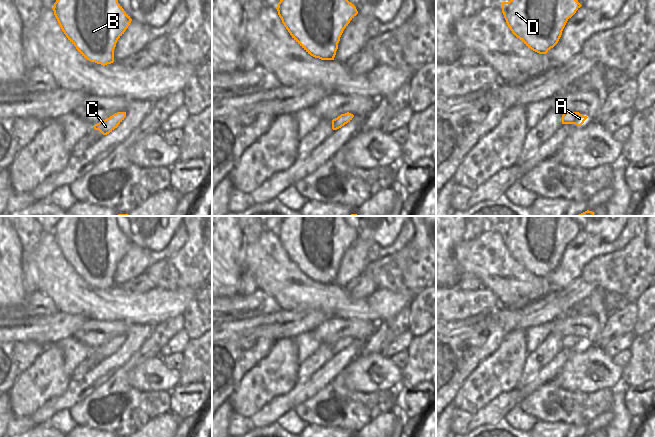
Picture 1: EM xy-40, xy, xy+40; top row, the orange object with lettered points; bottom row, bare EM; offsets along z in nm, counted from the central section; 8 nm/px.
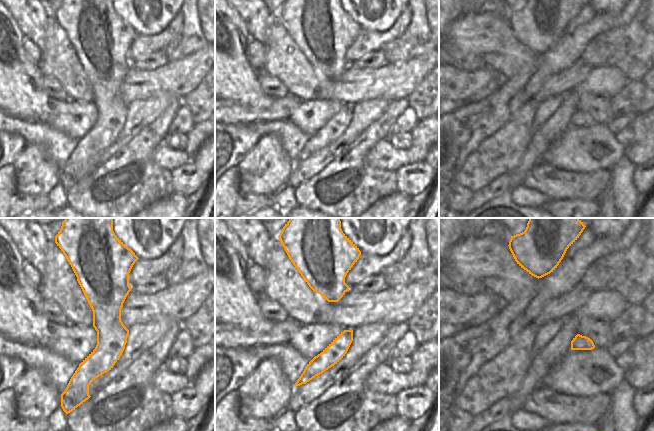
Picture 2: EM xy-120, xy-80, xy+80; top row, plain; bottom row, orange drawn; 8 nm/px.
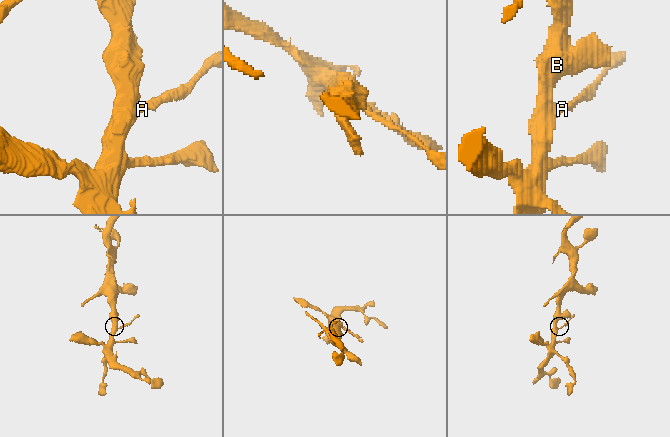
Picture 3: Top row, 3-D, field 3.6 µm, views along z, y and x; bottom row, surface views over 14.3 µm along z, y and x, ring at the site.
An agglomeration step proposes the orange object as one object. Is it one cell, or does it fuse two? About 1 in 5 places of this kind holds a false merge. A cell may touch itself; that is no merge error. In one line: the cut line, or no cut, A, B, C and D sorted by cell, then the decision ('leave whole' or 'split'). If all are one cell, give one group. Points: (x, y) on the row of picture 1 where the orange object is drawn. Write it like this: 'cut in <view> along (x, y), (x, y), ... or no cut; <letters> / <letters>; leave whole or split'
no cut; A B C D; leave whole

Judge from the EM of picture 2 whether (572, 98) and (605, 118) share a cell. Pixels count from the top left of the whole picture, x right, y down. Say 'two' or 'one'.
two

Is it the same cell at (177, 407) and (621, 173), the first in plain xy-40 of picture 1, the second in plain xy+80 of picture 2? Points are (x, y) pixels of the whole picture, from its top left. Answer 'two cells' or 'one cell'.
two cells

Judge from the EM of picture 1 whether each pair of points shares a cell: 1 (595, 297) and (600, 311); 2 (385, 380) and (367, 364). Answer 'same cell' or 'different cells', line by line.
1: same cell
2: same cell

